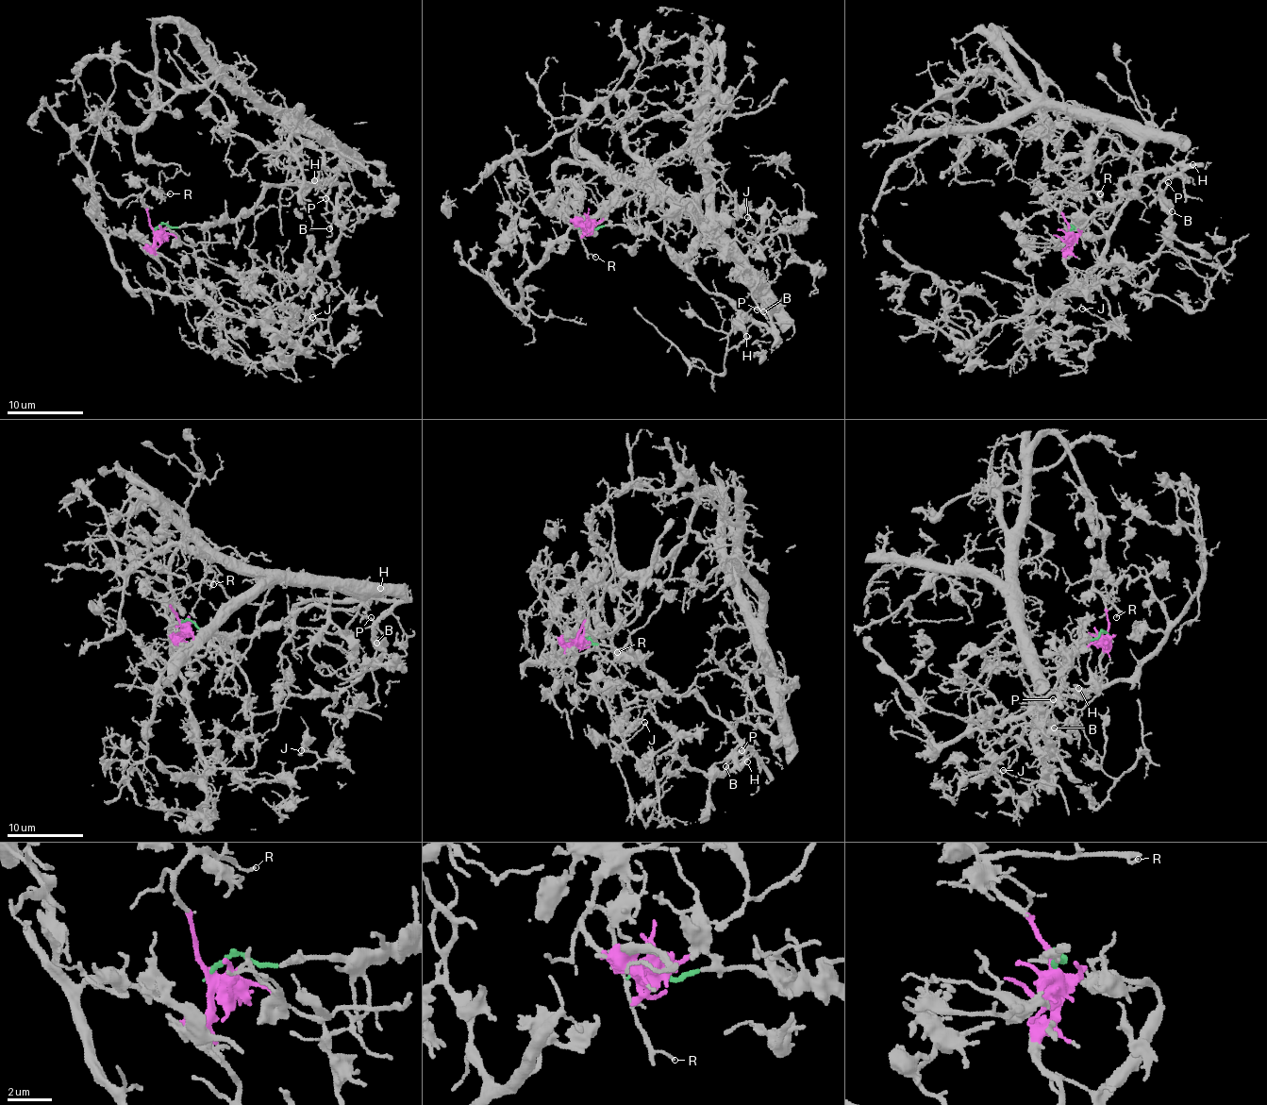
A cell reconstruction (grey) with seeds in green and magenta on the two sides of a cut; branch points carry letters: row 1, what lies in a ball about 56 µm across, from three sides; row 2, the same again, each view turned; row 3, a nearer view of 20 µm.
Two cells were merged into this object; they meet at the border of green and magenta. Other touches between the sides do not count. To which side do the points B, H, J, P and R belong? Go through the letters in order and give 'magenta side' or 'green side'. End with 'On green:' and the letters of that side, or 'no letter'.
B: green side
H: green side
J: magenta side
P: green side
R: magenta side
On green: B, H, P

